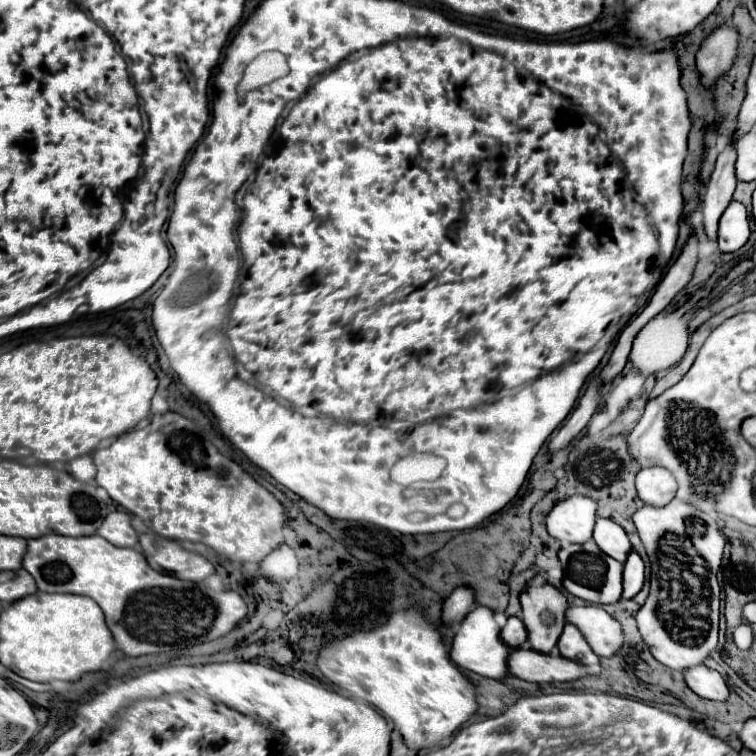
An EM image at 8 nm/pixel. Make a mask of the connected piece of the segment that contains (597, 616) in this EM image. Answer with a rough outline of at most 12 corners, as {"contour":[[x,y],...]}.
{"contour":[[571,606],[597,656],[621,650],[623,628],[601,606]]}

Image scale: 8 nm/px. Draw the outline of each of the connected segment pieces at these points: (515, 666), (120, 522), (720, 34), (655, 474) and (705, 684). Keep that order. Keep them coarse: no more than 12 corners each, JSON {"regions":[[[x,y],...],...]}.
{"regions":[[[515,650],[509,674],[527,682],[571,682],[583,664],[537,650]],[[111,512],[97,530],[115,546],[139,546],[127,512]],[[715,28],[699,46],[695,64],[703,88],[713,90],[731,70],[739,32]],[[661,466],[641,468],[637,494],[645,504],[665,506],[677,480]],[[707,666],[683,672],[701,698],[725,702],[725,678]]]}

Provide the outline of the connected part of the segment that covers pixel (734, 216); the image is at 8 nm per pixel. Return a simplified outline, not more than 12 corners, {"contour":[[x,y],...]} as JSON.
{"contour":[[731,202],[719,222],[719,250],[749,240],[747,208]]}

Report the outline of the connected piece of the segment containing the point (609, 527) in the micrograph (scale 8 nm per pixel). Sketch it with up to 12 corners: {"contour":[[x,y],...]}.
{"contour":[[597,518],[593,540],[605,554],[625,562],[631,552],[625,530]]}

